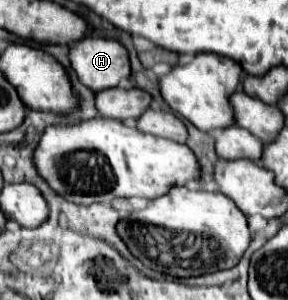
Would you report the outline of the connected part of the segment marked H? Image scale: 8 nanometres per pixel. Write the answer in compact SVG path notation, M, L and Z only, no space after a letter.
M85 37L71 45L69 59L79 81L91 91L119 87L131 77L129 51L115 39Z

